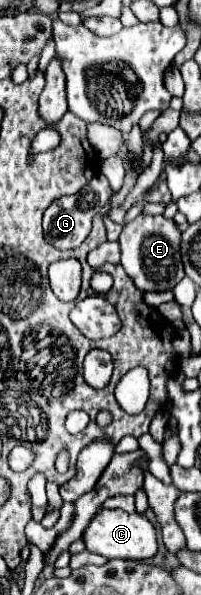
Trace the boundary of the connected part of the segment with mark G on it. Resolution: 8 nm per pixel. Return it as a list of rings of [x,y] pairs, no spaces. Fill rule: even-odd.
[[[96,175],[92,177],[92,181],[82,187],[78,193],[68,195],[68,197],[60,197],[56,201],[50,203],[50,207],[44,213],[44,239],[54,245],[60,251],[66,249],[76,249],[82,245],[82,241],[88,237],[90,227],[92,227],[92,219],[94,215],[100,213],[100,209],[106,205],[106,201],[110,199],[112,189],[110,183],[104,175]]]

